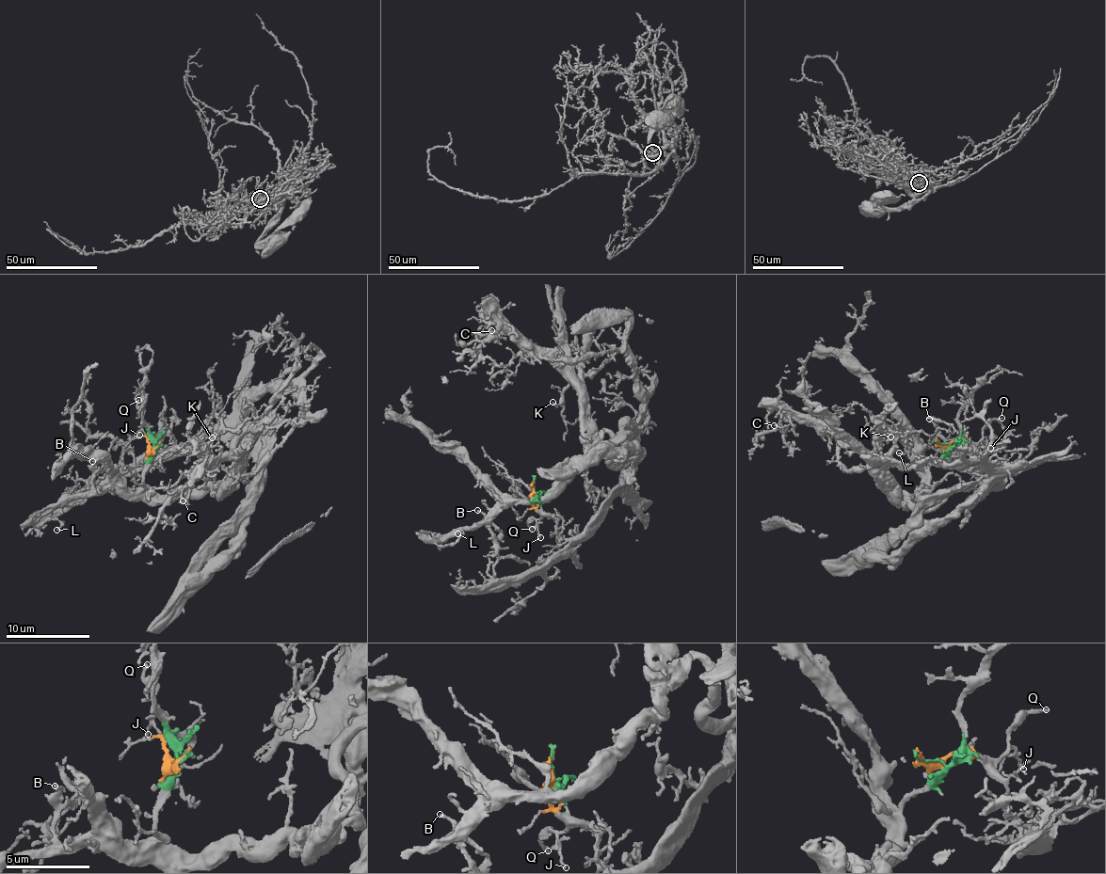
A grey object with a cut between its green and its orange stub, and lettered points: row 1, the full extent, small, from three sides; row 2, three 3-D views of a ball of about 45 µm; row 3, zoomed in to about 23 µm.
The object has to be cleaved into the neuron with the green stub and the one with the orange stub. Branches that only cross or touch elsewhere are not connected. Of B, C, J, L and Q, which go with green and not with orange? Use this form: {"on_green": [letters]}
{"on_green": ["B", "C", "L"]}

